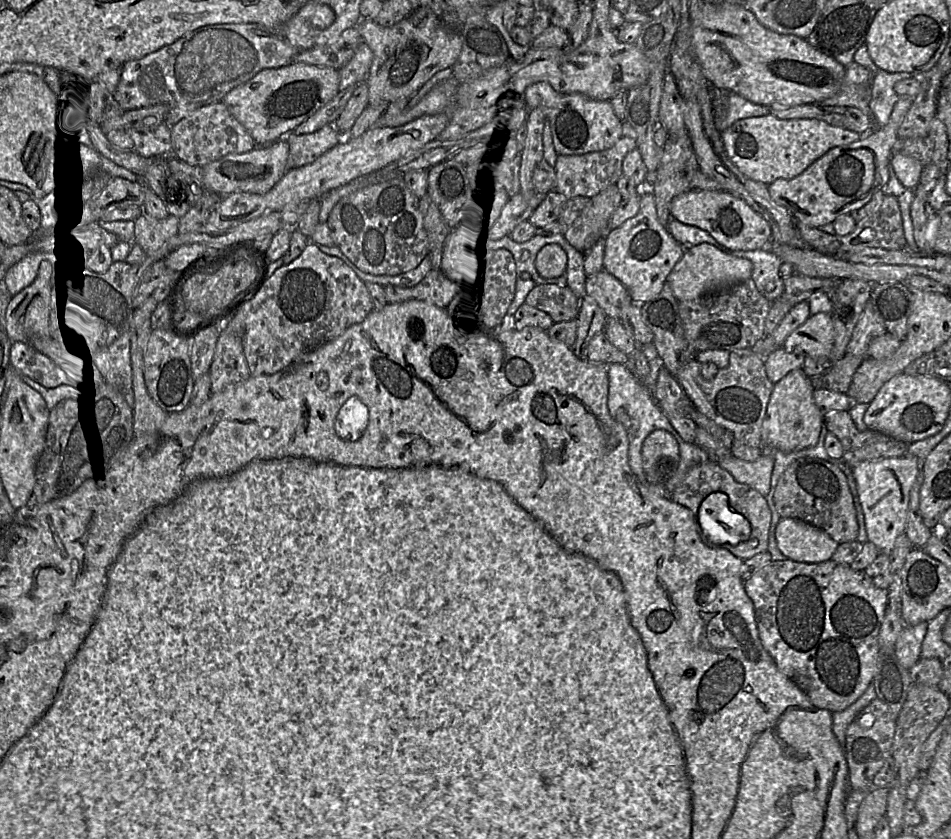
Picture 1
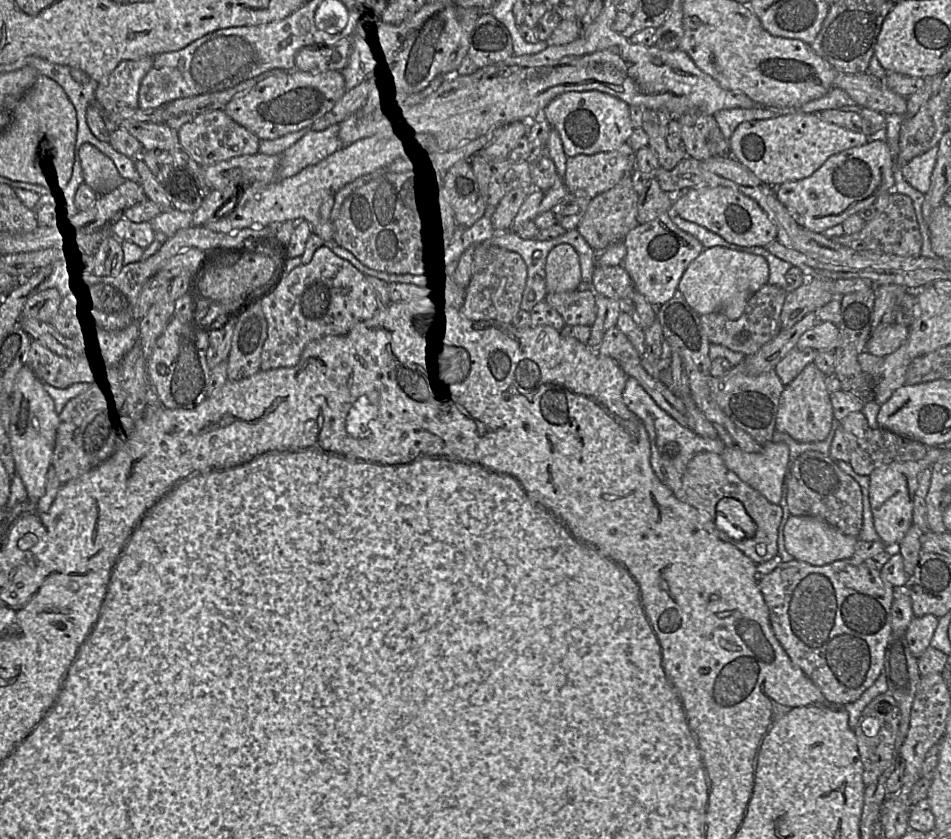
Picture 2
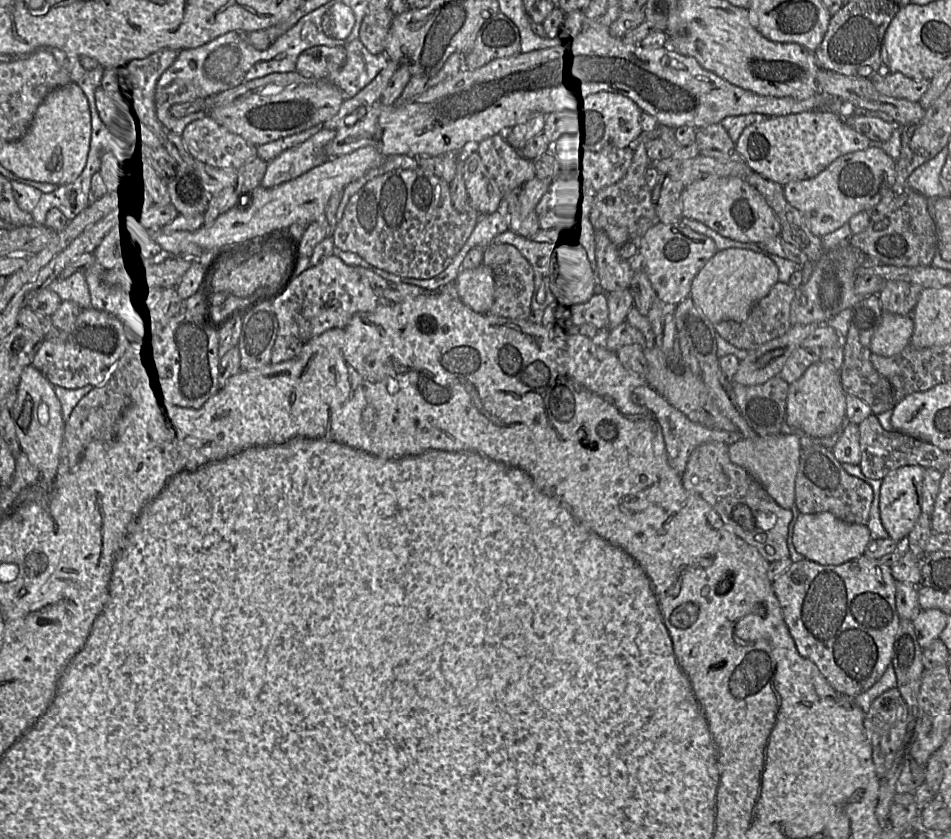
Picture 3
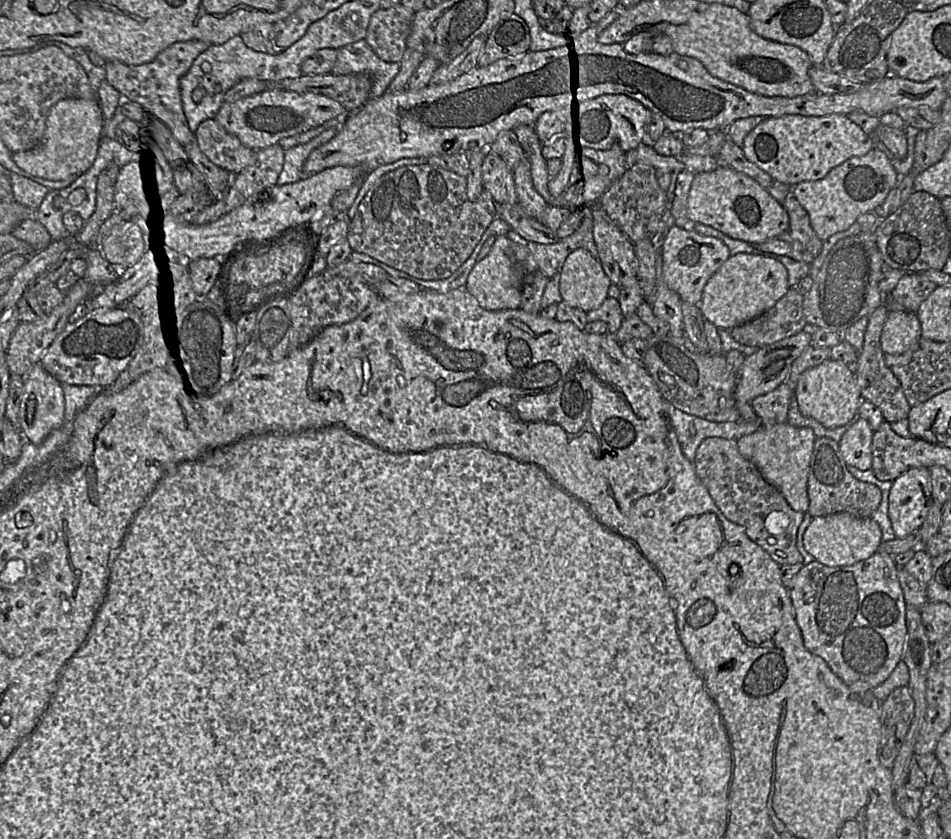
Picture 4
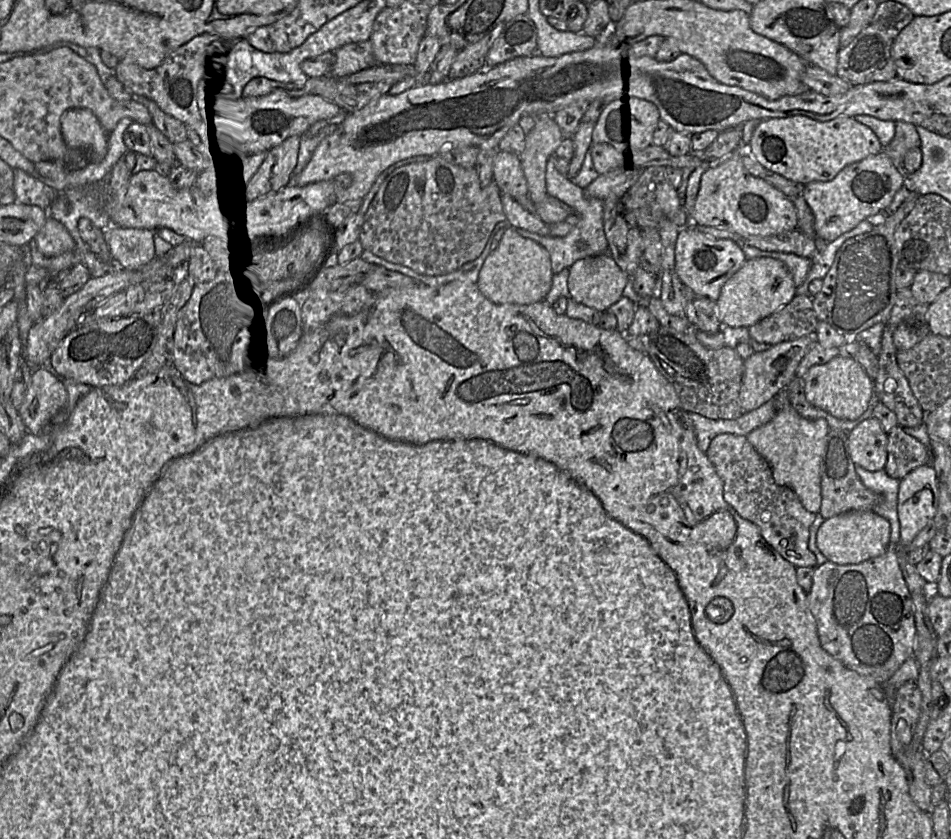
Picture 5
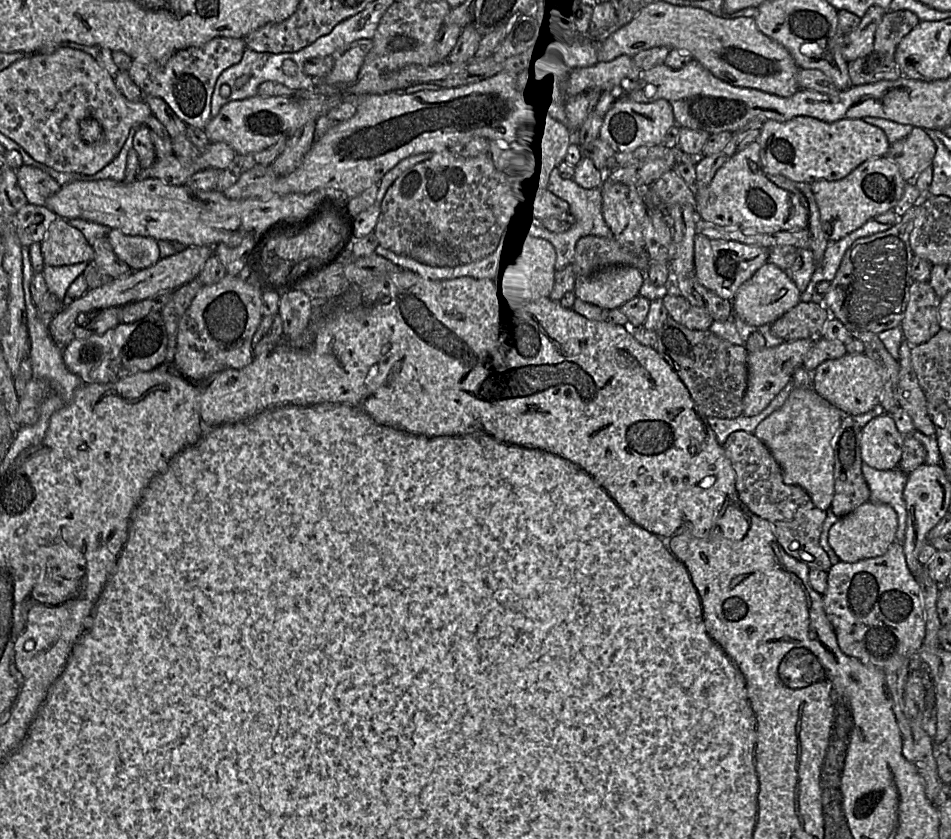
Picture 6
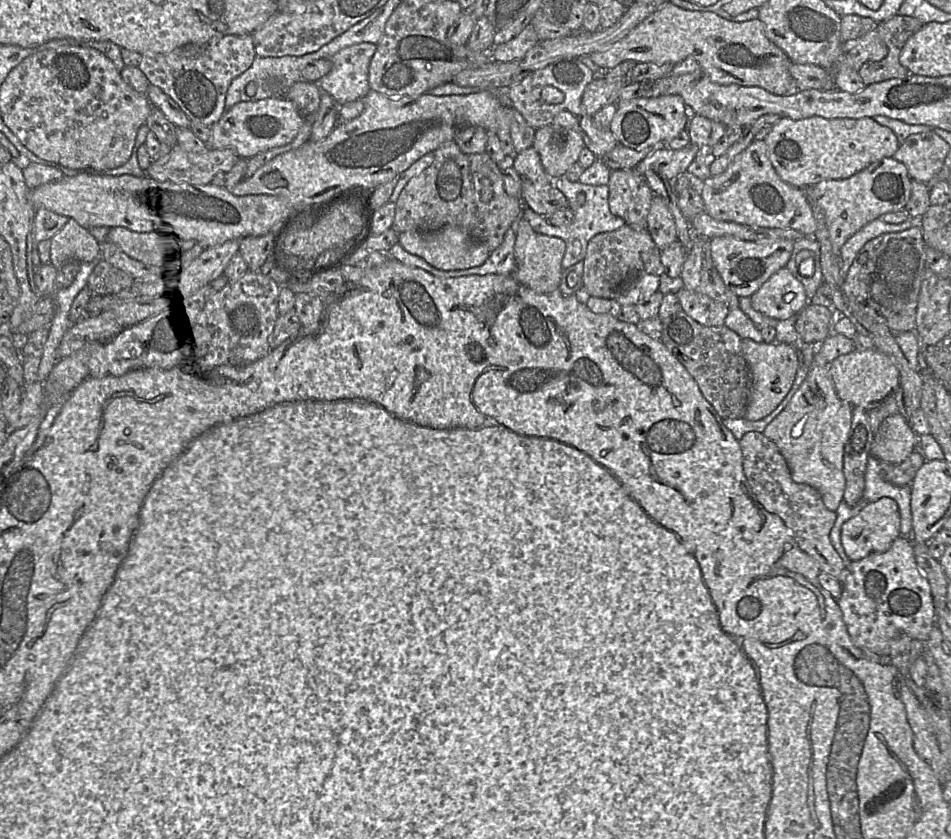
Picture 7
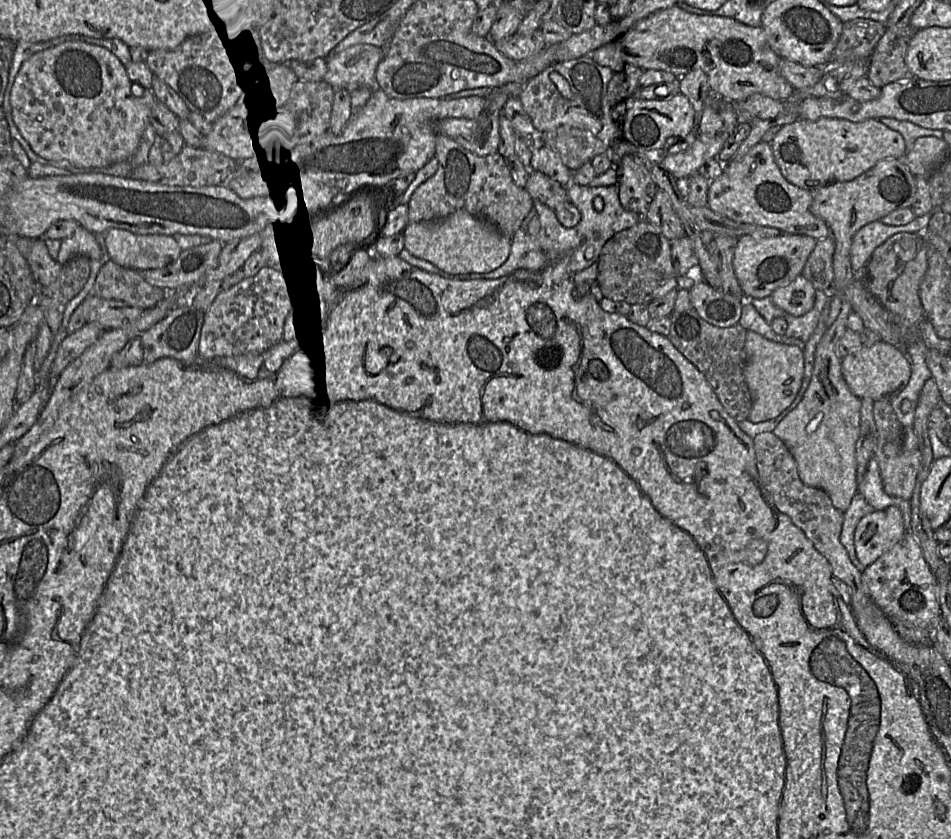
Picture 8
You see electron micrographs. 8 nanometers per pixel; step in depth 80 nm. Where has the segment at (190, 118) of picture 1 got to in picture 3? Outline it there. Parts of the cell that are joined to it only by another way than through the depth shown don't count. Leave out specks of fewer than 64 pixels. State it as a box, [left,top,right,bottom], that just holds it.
[181,114,258,170]

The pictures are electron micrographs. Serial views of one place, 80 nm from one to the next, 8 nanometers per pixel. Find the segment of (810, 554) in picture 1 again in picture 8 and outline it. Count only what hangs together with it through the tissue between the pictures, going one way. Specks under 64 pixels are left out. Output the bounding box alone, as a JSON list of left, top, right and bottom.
[854,506,906,566]

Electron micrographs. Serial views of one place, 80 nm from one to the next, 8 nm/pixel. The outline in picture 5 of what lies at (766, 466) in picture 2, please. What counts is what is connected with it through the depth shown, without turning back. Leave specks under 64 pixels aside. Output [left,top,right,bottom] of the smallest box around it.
[746,406,831,513]

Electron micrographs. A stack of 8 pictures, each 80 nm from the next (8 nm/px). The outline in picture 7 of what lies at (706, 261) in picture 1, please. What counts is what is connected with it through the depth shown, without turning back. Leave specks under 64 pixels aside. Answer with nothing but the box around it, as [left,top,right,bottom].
[750,268,809,320]

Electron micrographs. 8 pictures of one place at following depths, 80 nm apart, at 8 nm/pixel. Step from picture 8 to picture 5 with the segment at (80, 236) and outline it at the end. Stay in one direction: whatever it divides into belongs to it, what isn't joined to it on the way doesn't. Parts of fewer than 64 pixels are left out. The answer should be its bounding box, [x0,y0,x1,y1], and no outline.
[22,217,76,257]

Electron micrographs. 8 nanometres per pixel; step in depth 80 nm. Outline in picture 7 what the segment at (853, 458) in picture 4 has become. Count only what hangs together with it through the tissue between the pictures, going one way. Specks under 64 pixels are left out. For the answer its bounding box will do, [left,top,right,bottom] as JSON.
[870,415,917,464]

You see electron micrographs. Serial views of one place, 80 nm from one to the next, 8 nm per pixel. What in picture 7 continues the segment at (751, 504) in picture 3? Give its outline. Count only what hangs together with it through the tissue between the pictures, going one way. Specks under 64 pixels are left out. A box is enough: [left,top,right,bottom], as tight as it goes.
[739,433,848,582]

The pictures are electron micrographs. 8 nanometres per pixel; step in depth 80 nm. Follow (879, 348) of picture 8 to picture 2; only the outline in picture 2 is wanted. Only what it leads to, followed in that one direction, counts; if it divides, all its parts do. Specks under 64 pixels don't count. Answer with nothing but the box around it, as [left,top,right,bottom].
[776,364,834,442]

